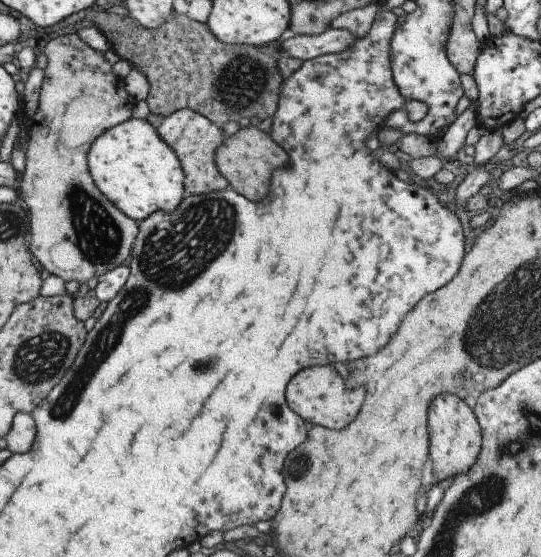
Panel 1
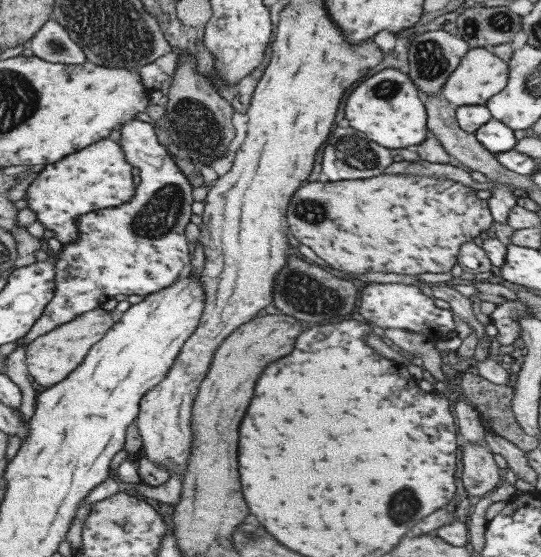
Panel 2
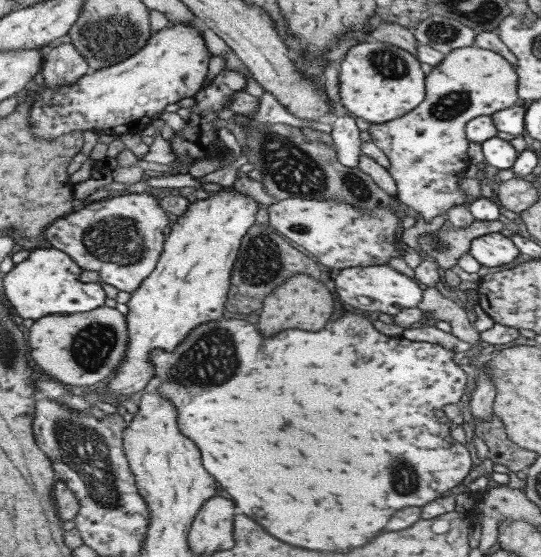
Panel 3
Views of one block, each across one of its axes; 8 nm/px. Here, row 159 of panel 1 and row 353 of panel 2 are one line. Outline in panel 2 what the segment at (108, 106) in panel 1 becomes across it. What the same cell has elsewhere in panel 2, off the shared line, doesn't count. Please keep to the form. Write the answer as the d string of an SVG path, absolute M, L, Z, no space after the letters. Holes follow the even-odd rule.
M99 307L81 313L73 320L31 340L25 347L24 355L27 372L33 378L33 382L36 382L39 386L48 387L63 381L69 372L79 366L87 351L95 342L103 338L103 334L111 328L113 323L109 314Z

